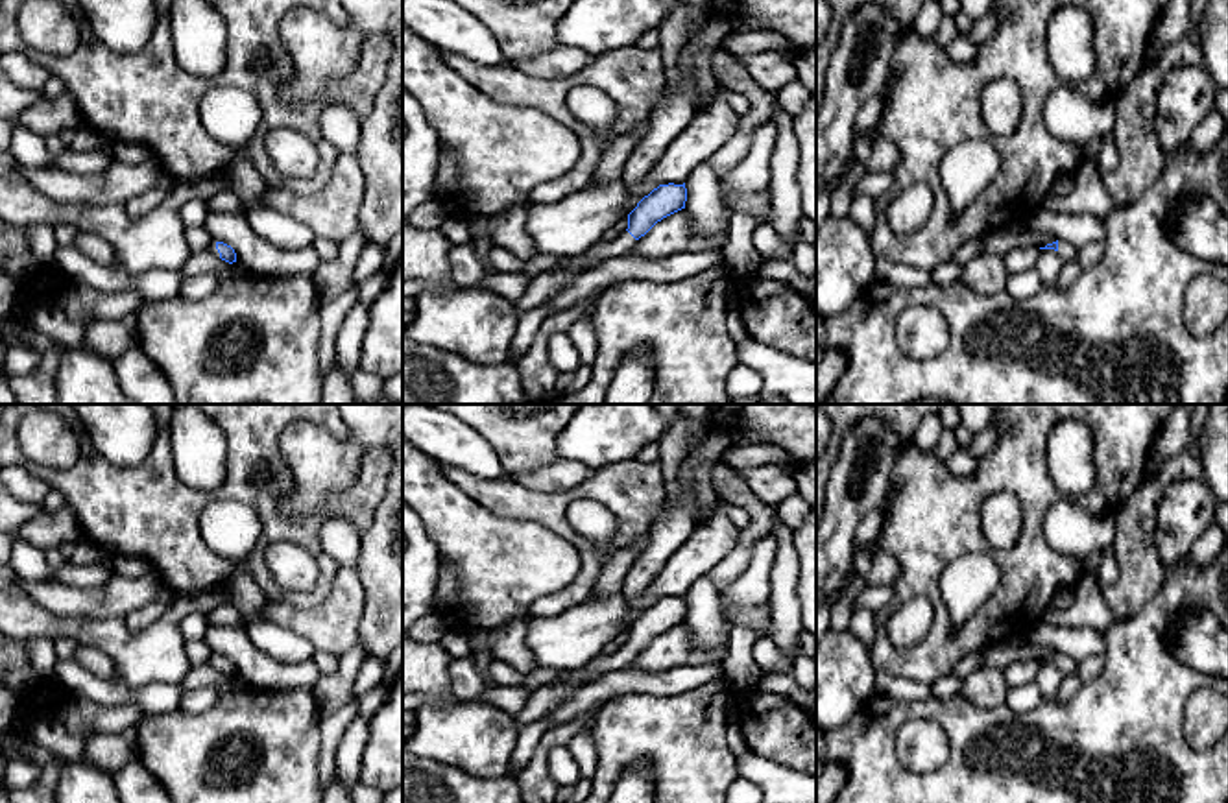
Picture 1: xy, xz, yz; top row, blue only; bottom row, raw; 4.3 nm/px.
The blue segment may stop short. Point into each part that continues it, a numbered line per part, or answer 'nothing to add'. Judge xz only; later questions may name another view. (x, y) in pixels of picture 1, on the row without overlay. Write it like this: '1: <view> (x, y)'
1: xz (538, 678)

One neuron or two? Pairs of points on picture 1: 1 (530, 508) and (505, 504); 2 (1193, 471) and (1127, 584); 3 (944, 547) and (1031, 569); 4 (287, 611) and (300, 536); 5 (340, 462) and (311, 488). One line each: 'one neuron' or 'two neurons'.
1: one neuron
2: one neuron
3: one neuron
4: two neurons
5: one neuron

